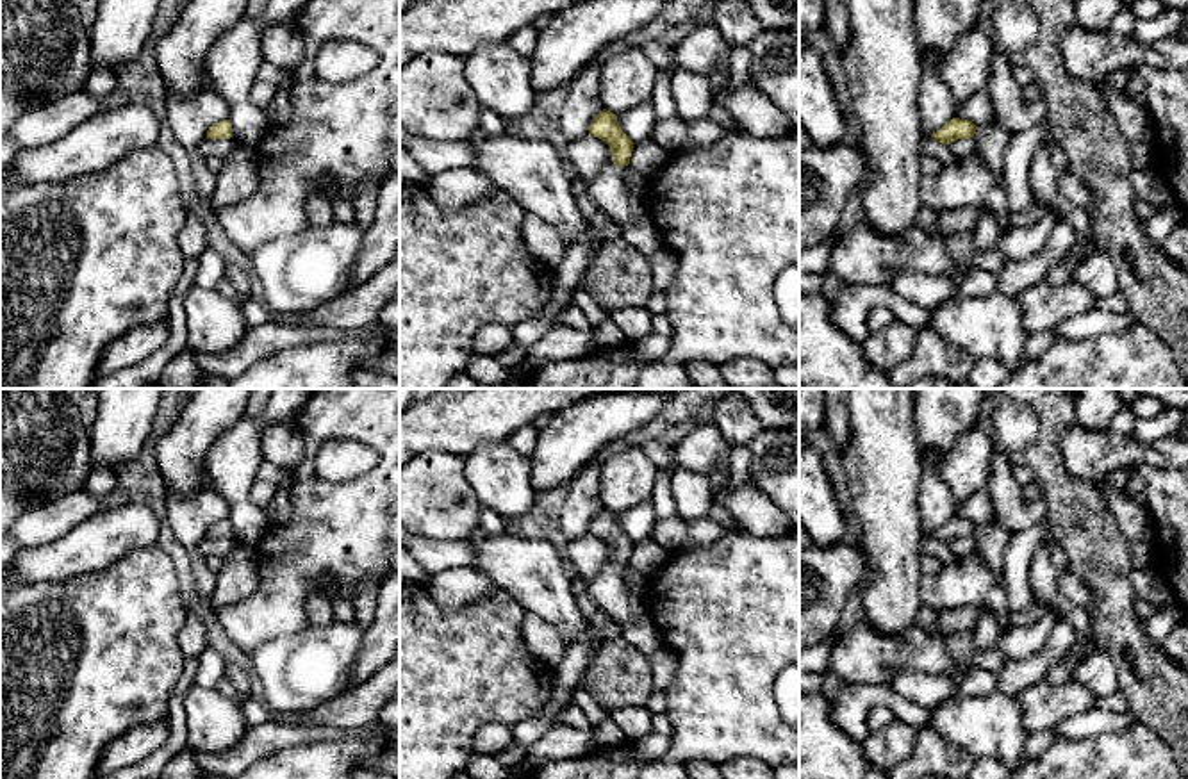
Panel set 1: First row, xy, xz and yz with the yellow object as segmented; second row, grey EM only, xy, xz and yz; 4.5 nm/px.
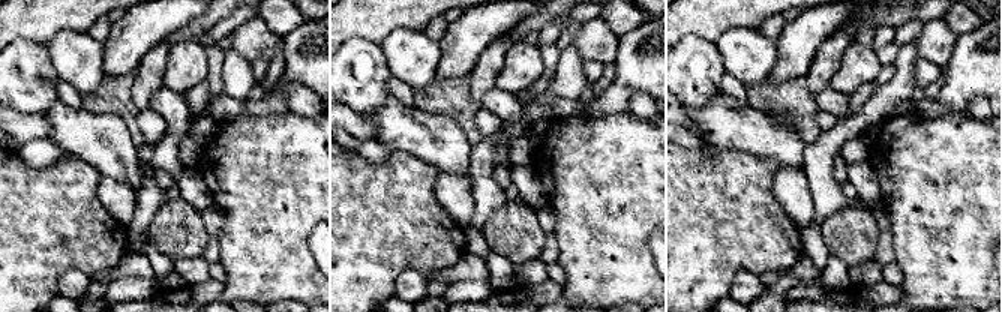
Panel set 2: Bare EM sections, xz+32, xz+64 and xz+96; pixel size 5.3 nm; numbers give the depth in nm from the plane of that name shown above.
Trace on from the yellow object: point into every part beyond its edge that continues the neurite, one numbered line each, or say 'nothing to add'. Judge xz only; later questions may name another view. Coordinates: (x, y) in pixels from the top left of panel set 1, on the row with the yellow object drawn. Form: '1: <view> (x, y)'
1: xz (607, 189)

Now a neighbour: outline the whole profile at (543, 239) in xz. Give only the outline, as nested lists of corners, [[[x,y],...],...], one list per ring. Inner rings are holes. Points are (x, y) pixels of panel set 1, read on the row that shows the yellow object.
[[[526,214],[521,223],[521,237],[526,248],[544,264],[557,267],[562,264],[567,246],[562,234],[539,216]]]

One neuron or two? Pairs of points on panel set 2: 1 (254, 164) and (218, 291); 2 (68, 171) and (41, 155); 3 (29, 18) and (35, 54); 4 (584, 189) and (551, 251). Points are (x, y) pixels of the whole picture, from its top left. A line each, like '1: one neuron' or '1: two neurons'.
1: two neurons
2: two neurons
3: two neurons
4: two neurons

